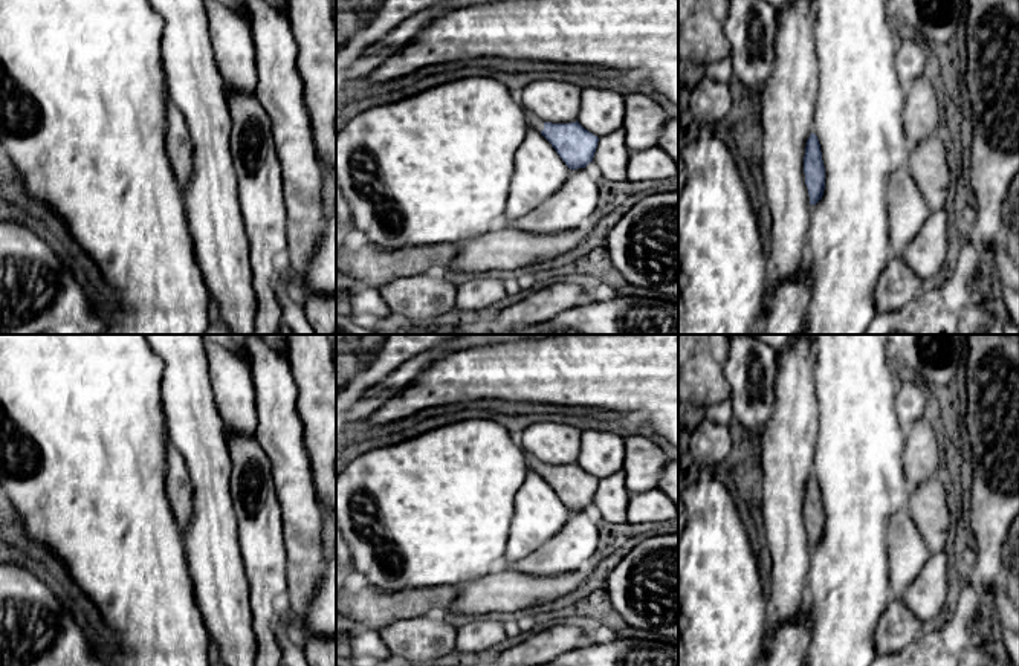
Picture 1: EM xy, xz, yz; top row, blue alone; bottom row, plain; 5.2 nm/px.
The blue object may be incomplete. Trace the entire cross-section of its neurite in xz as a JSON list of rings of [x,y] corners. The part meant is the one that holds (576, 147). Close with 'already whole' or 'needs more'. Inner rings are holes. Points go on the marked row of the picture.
[[[527,112],[529,127],[538,130],[556,150],[570,170],[585,168],[593,162],[599,137],[585,130],[577,121],[552,124]]] | needs more

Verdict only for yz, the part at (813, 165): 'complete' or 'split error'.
complete

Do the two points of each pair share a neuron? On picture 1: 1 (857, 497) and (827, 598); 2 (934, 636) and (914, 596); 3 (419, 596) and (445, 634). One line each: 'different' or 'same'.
1: same
2: different
3: different

